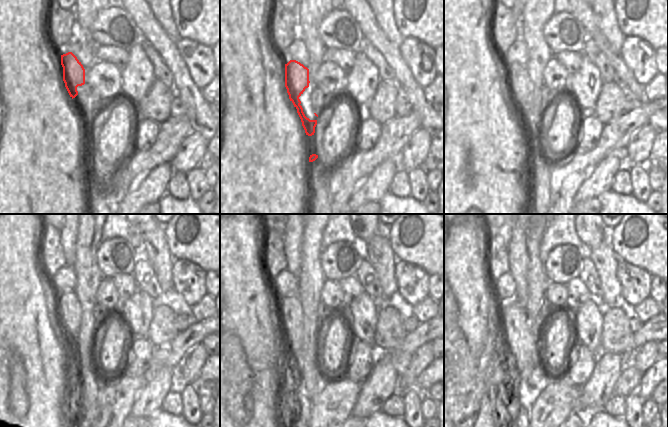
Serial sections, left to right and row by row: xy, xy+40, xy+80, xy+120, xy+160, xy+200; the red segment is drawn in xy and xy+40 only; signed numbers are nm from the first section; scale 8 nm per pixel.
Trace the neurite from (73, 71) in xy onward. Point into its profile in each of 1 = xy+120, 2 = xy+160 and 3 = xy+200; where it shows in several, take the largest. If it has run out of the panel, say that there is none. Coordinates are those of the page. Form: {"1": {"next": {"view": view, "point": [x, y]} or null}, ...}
{"1": {"next": {"view": "xy+120", "point": [77, 337]}}, "2": {"next": {"view": "xy+160", "point": [299, 342]}}, "3": {"next": {"view": "xy+200", "point": [521, 342]}}}

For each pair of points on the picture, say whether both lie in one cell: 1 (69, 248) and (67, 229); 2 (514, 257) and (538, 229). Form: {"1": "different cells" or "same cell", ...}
{"1": "same cell", "2": "different cells"}

